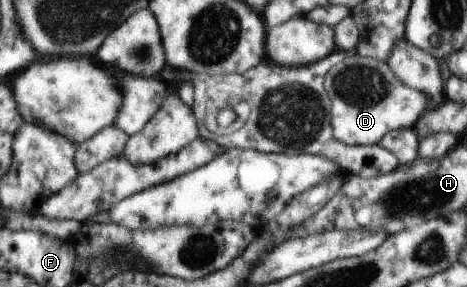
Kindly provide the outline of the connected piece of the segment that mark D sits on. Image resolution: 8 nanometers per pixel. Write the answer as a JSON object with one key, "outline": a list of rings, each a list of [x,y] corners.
{"outline":[[[360,55],[332,65],[323,78],[323,87],[331,99],[328,120],[333,137],[347,145],[376,145],[388,133],[413,129],[429,104],[422,91],[400,81],[386,62]]]}

